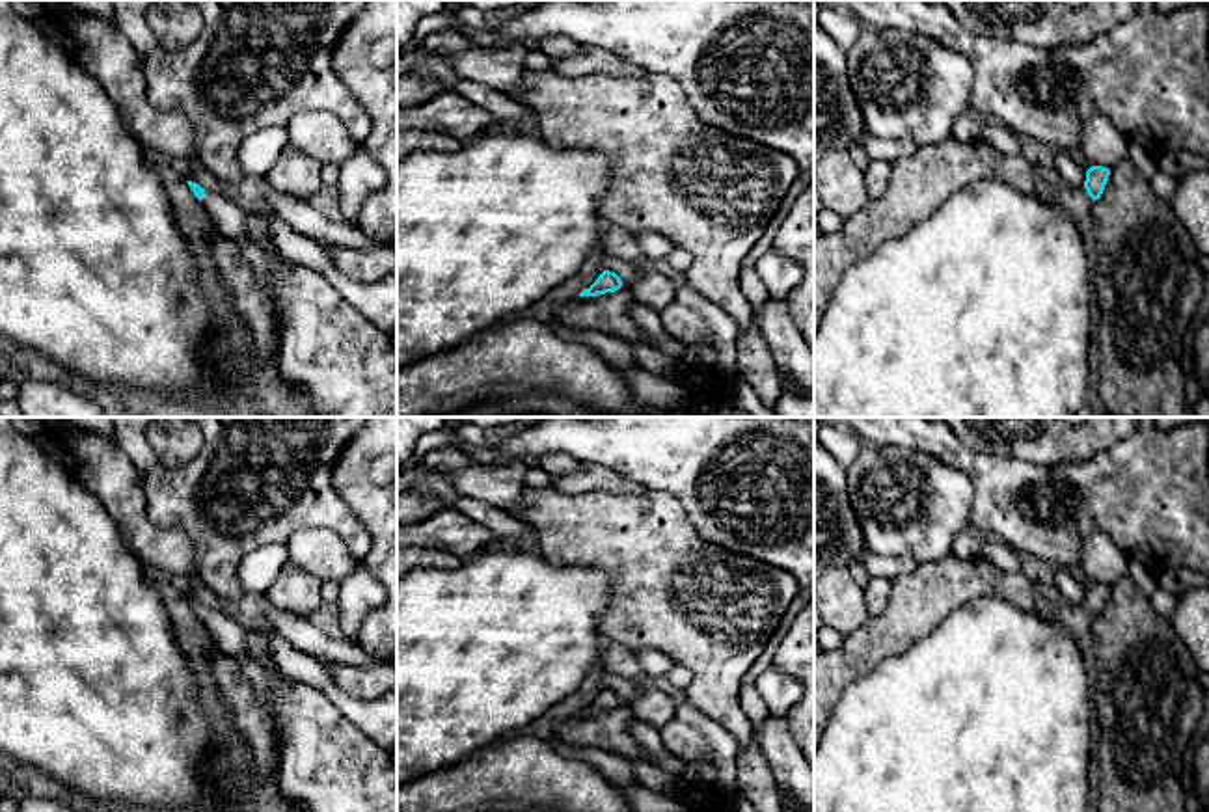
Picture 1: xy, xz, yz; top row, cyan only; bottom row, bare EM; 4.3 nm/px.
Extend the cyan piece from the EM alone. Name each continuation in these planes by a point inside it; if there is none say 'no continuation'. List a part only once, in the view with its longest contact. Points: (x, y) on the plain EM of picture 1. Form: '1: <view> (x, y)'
1: xy (325, 762)

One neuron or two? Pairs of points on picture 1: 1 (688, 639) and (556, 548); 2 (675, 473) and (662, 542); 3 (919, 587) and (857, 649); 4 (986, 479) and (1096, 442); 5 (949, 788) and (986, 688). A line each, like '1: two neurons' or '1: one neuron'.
1: one neuron
2: two neurons
3: one neuron
4: two neurons
5: one neuron

